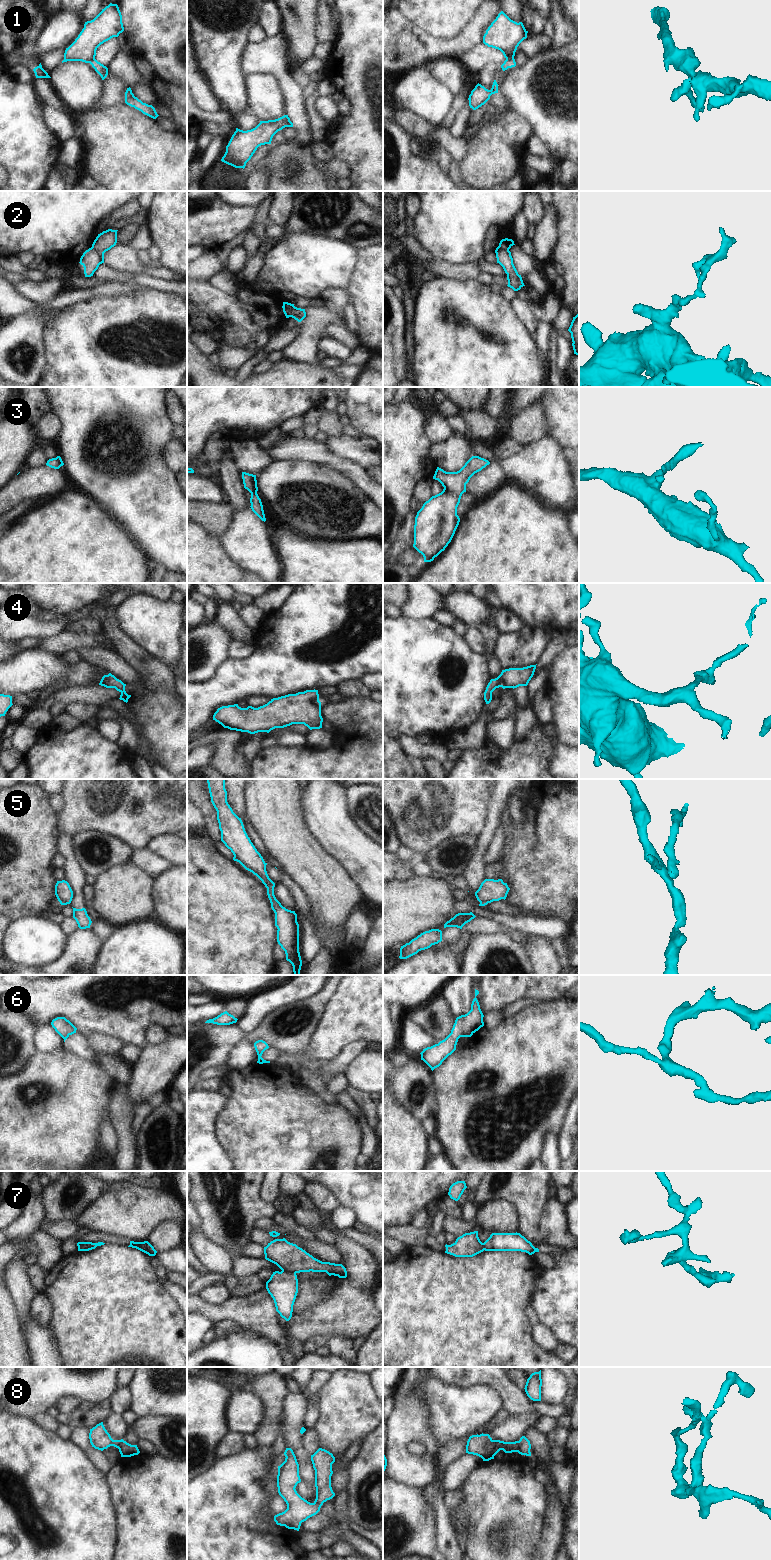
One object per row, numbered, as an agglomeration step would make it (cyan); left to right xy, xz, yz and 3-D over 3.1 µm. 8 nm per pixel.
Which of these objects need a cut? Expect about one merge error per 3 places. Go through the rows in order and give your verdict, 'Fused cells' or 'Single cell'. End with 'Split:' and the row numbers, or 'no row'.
1: Fused cells
2: Fused cells
3: Single cell
4: Single cell
5: Fused cells
6: Single cell
7: Fused cells
8: Fused cells
Split: 1, 2, 5, 7, 8.

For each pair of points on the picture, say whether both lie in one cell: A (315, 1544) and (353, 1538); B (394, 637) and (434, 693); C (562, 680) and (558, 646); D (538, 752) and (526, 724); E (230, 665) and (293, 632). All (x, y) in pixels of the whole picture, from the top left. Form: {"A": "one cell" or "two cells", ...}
{"A": "one cell", "B": "one cell", "C": "two cells", "D": "two cells", "E": "one cell"}

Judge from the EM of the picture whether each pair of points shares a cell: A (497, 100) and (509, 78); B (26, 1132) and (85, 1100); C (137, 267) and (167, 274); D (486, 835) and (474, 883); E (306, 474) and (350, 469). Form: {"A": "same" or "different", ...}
{"A": "different", "B": "same", "C": "same", "D": "same", "E": "different"}

